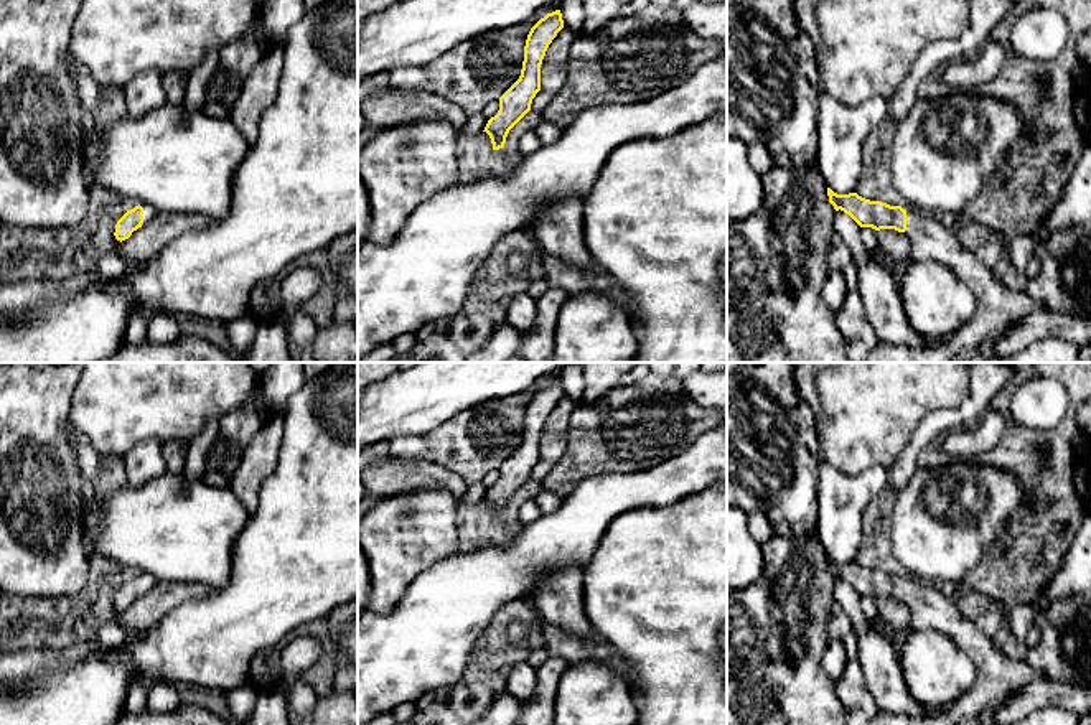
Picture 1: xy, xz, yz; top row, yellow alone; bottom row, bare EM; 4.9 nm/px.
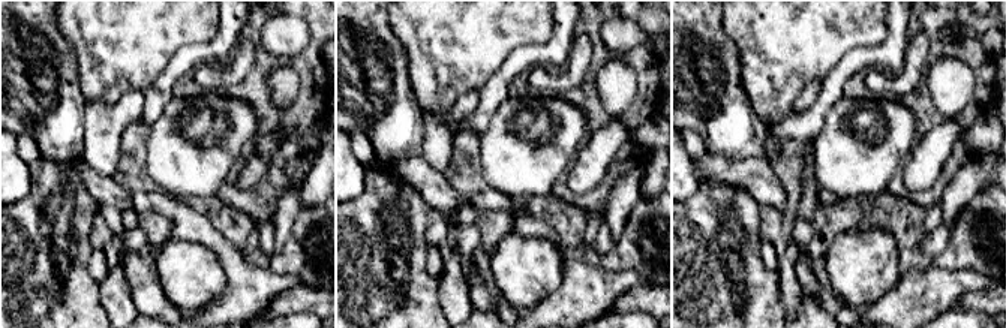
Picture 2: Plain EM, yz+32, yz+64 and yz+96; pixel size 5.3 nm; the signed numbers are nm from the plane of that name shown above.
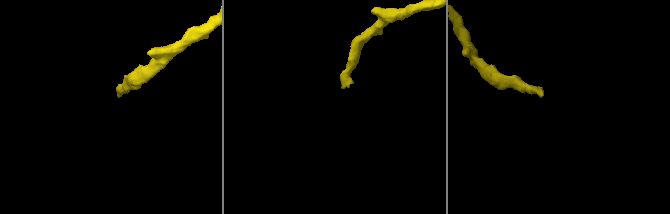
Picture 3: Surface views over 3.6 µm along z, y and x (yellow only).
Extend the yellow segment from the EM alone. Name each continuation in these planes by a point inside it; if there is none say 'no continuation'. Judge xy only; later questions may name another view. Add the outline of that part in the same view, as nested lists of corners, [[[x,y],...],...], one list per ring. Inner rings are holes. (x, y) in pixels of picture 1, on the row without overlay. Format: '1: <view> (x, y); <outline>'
1: xy (149, 580); [[[140,572],[140,575],[143,577],[143,593],[150,592],[155,585],[157,585],[157,578],[147,572]]]

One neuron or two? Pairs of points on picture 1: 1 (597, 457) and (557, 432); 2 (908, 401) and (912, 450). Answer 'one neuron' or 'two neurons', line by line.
1: two neurons
2: two neurons

